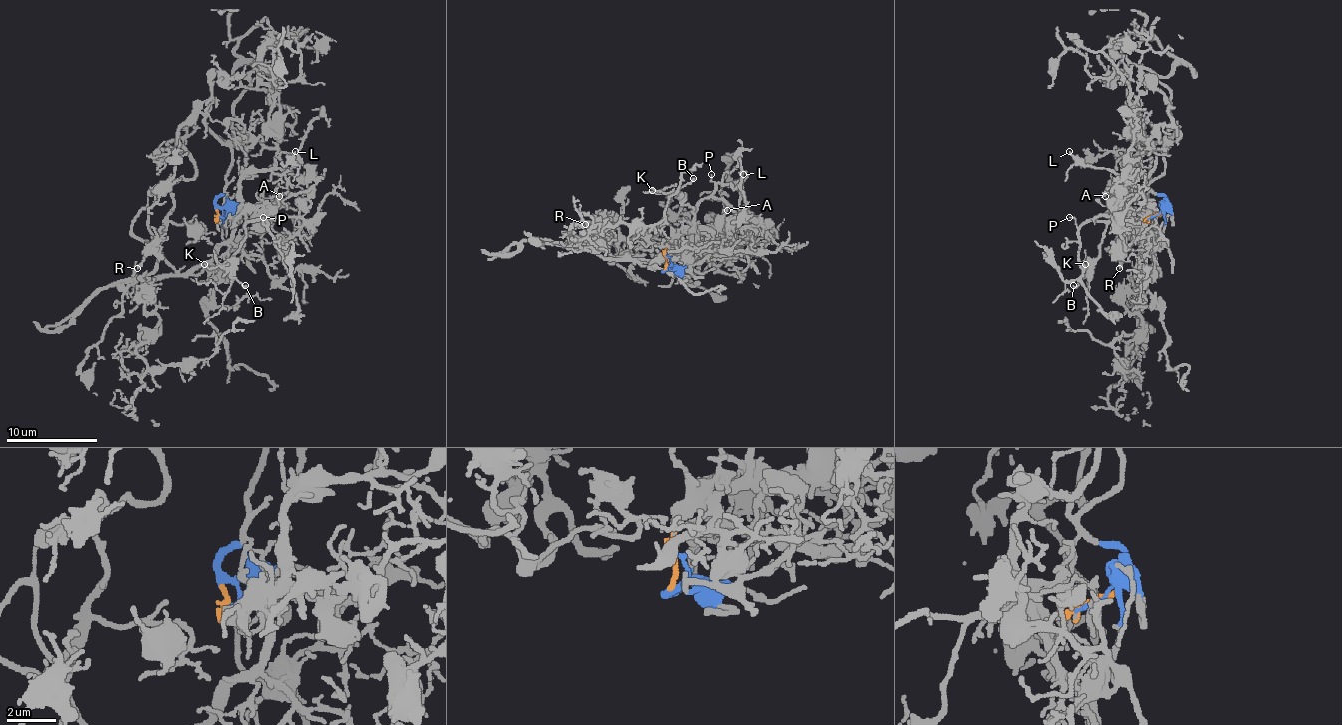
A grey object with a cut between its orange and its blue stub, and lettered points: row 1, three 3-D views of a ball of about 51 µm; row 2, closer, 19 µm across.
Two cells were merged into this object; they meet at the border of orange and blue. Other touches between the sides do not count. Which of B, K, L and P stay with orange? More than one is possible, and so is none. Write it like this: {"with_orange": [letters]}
{"with_orange": ["B", "K", "L", "P"]}

